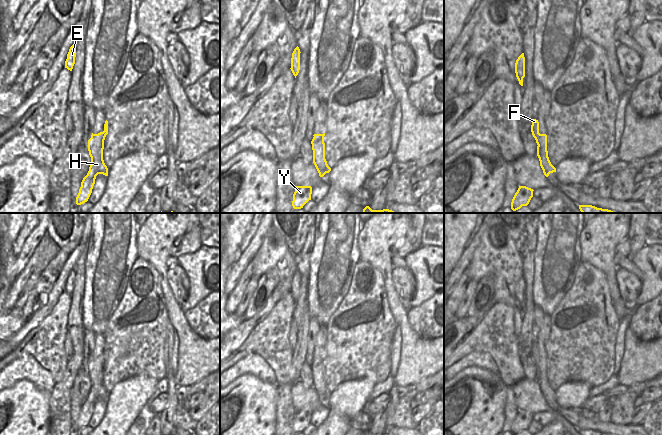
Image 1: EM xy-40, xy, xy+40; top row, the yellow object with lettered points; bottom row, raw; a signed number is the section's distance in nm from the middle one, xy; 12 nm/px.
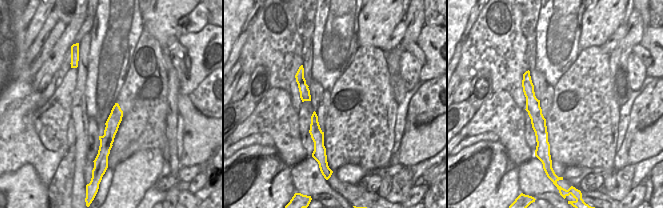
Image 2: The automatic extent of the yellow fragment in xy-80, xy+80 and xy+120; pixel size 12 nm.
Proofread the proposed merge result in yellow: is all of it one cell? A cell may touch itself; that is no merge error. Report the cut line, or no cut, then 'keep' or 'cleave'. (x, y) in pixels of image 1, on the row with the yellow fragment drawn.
cut xy+40 (539, 134), (542, 145); cleave

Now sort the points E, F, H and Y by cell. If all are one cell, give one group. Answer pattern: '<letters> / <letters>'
E F / H Y

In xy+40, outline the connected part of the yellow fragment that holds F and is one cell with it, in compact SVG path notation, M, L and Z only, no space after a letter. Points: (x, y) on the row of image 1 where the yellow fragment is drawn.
M532 119L531 132L536 140L537 145L543 145L544 143L541 140L539 133L539 122L536 119Z

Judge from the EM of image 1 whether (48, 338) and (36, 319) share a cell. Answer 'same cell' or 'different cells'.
different cells

